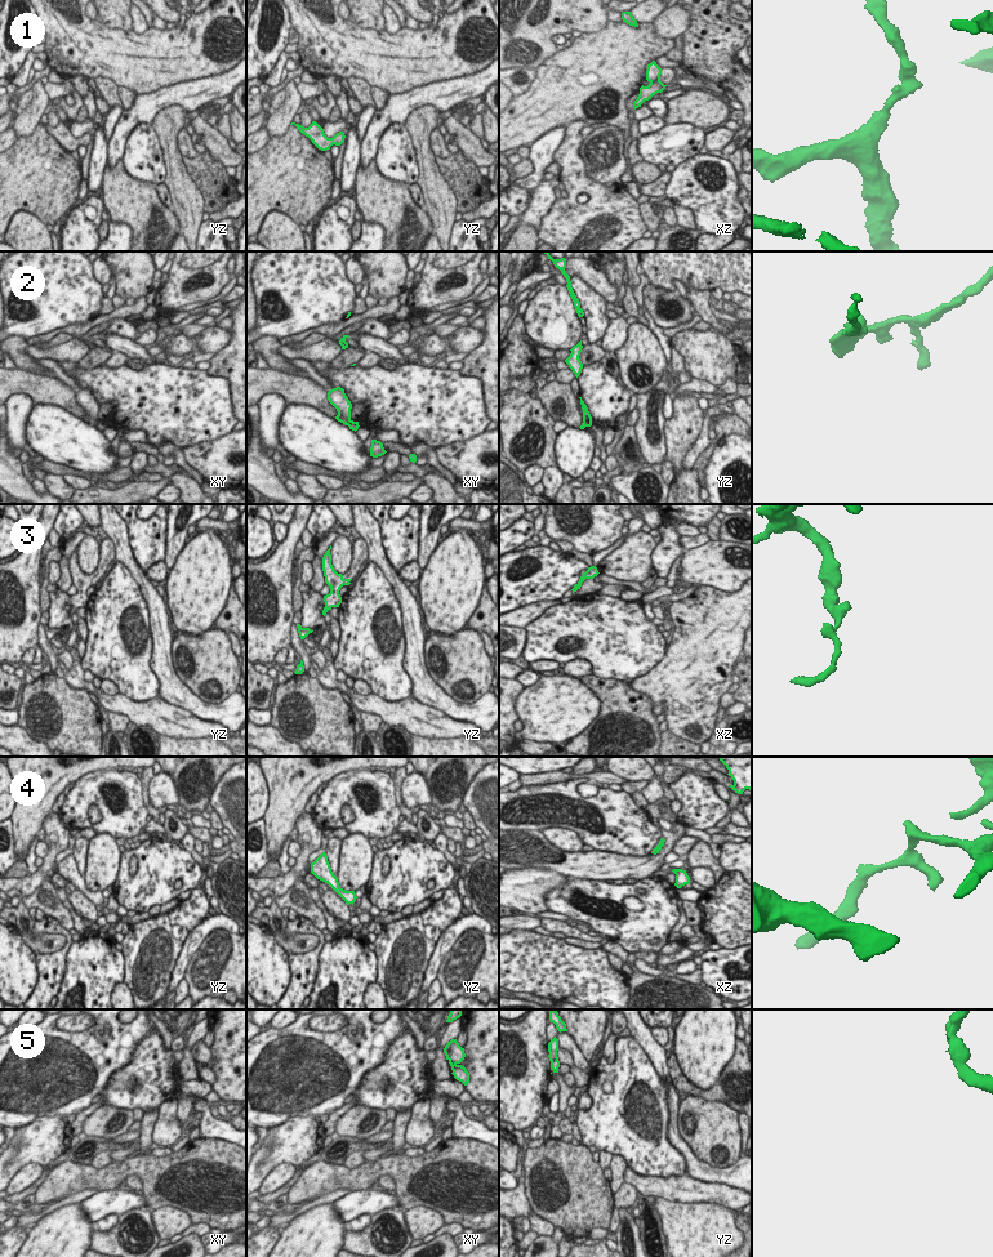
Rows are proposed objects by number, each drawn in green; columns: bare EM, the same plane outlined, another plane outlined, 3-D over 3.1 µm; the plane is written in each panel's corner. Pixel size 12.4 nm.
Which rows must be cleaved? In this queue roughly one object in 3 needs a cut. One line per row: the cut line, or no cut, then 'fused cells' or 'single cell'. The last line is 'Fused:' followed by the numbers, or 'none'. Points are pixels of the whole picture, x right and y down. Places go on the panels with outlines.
1: no cut | single cell
2: xy (351, 420), (348, 426) | fused cells
3: no cut | single cell
4: no cut | single cell
5: xy (449, 1060), (455, 1064) | fused cells
Fused: 2, 5

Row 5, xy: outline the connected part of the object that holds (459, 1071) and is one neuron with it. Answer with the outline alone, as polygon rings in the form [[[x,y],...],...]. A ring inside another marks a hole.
[[[449,1061],[449,1064],[451,1066],[451,1074],[454,1075],[454,1078],[467,1086],[469,1083],[469,1073],[467,1071],[467,1069],[451,1061]]]

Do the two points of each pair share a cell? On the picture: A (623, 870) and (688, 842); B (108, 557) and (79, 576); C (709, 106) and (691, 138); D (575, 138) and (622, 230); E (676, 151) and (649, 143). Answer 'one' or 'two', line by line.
A: two
B: one
C: two
D: one
E: one

